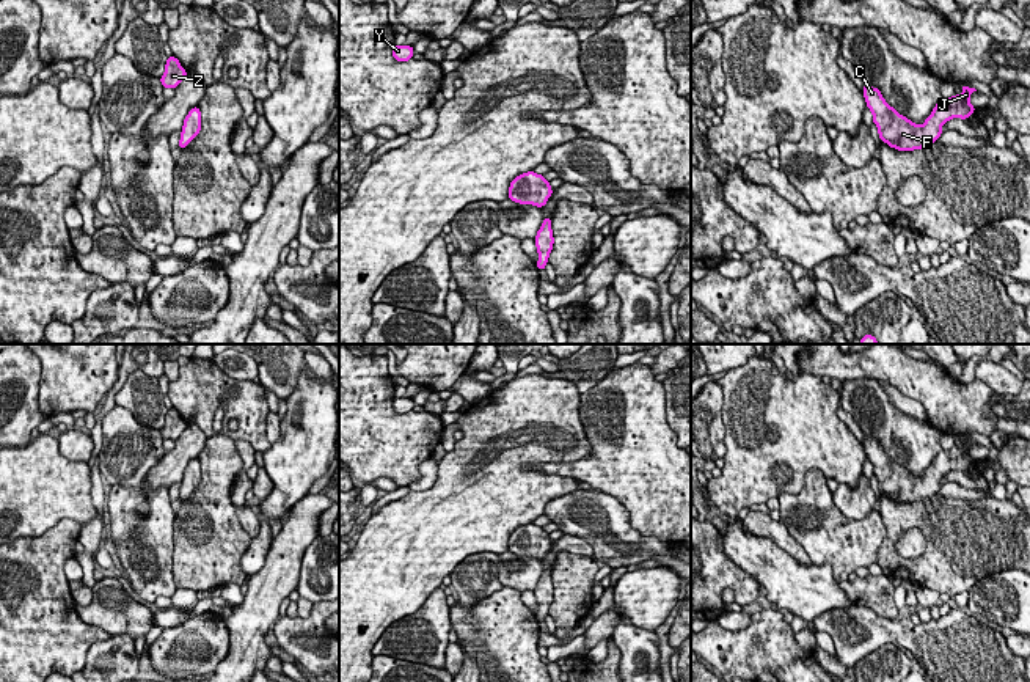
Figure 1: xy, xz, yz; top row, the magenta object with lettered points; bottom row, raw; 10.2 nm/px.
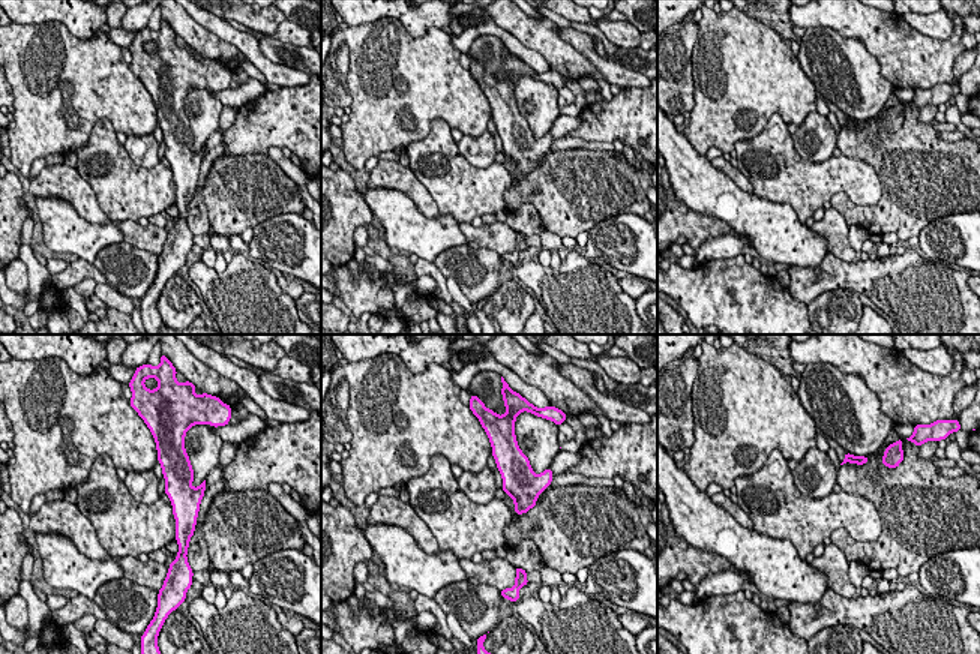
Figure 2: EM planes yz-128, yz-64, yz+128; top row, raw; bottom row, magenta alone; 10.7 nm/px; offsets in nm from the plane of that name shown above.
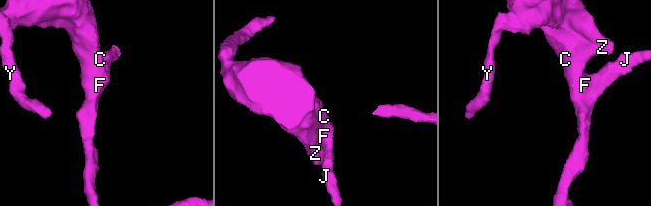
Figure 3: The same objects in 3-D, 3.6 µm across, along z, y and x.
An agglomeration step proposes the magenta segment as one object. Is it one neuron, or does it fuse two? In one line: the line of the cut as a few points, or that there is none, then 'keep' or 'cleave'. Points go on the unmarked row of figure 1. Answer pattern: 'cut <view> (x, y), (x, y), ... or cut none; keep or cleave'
cut none; keep

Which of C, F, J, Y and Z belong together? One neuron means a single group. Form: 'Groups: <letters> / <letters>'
Groups: C F J Y Z

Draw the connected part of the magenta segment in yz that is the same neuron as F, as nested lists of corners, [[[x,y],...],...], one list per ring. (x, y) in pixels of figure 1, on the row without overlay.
[[[864,435],[862,445],[867,459],[873,465],[873,475],[878,478],[879,492],[898,503],[914,503],[937,493],[942,487],[941,479],[948,471],[967,471],[975,464],[975,459],[969,451],[977,442],[964,437],[961,437],[961,442],[961,448],[955,446],[950,451],[941,451],[933,460],[933,465],[925,471],[923,478],[912,475],[890,459],[879,440],[876,442]]]

